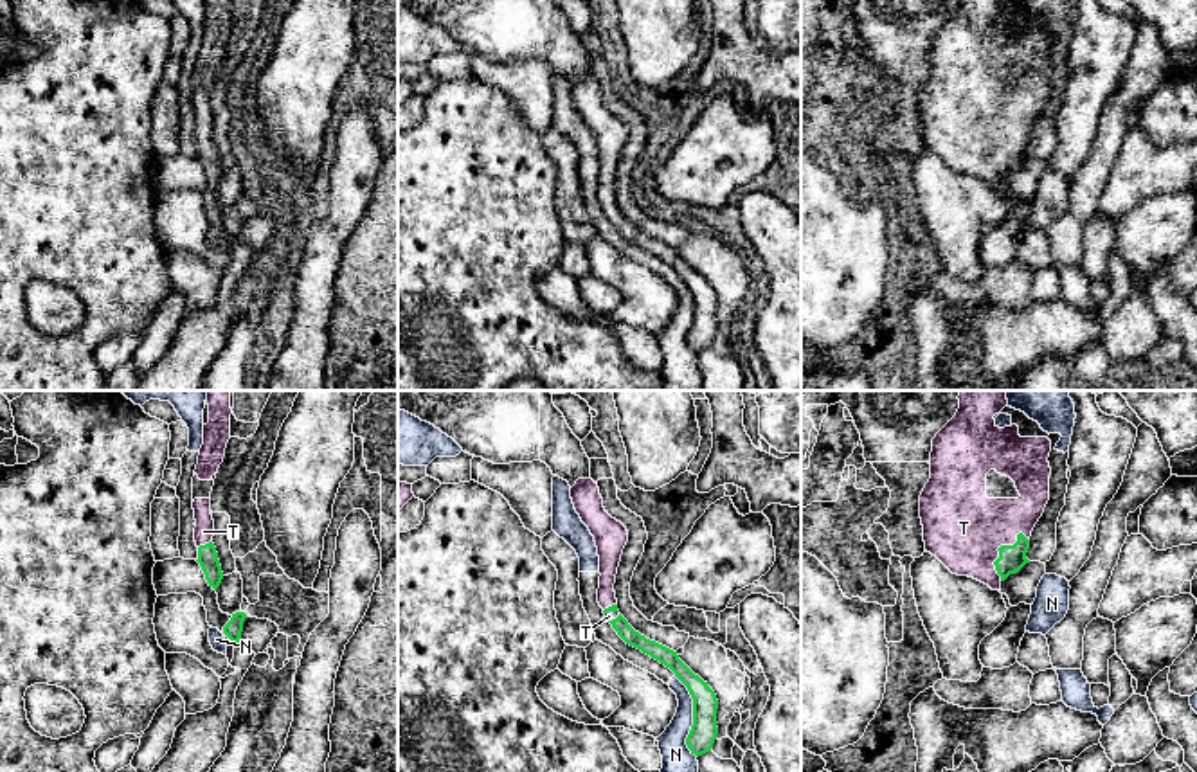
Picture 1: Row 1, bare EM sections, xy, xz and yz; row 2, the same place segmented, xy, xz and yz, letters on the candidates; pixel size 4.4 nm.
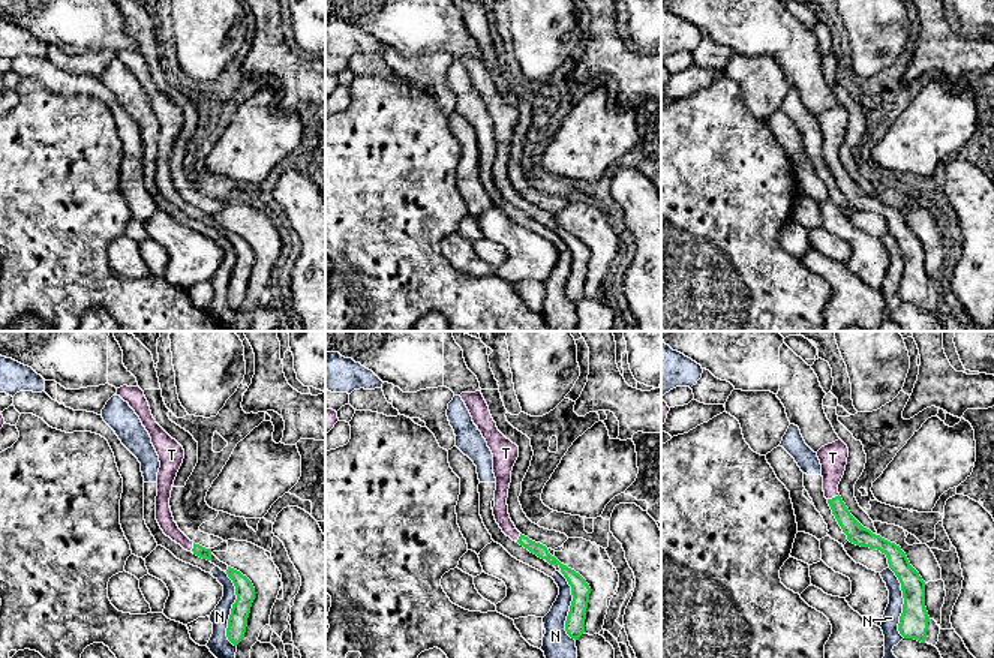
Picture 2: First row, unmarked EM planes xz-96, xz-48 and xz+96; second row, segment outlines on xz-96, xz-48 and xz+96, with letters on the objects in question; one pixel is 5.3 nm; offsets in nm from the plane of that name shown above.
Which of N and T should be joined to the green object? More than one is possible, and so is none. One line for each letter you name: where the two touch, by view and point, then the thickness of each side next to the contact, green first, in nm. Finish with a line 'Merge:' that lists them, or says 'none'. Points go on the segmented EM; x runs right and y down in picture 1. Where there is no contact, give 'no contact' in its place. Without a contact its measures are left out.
T: contact yz (998, 549); calibres 120 and 360 nm
Merge: T

